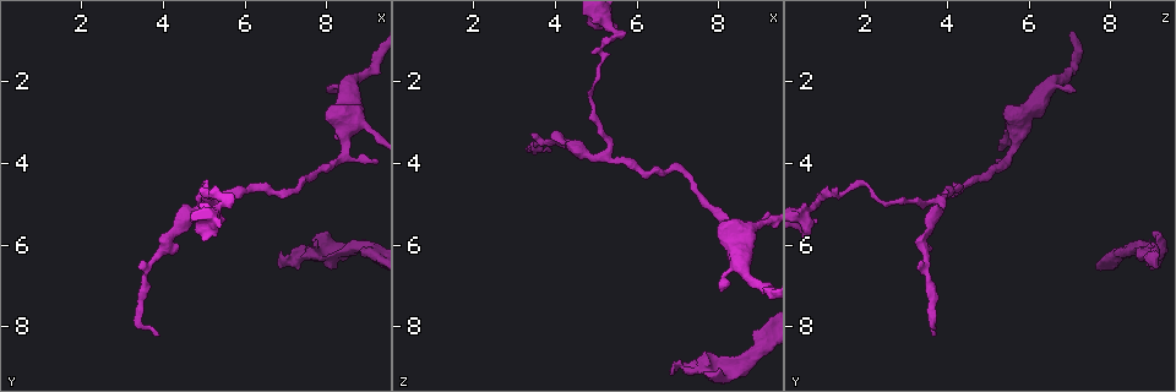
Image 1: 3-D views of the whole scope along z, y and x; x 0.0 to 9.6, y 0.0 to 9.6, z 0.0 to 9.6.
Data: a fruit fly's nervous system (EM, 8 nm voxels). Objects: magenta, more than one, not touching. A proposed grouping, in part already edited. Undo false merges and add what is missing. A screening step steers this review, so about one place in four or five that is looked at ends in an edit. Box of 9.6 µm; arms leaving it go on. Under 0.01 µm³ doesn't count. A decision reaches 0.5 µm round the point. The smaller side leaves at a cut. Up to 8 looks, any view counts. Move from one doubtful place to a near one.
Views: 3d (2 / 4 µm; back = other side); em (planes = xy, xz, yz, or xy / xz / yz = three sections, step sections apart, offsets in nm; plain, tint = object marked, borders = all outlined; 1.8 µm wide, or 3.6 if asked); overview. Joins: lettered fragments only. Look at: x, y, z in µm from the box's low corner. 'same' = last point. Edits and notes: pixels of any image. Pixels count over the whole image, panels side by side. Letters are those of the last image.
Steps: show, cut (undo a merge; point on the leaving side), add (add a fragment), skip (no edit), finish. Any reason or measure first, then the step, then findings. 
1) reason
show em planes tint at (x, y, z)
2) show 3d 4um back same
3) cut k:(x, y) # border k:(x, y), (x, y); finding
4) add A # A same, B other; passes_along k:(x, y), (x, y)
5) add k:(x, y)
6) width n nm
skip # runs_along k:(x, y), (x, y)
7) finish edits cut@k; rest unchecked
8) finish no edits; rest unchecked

end of a long branch
show em planes borders at (3.85, 8.20, 3.65)

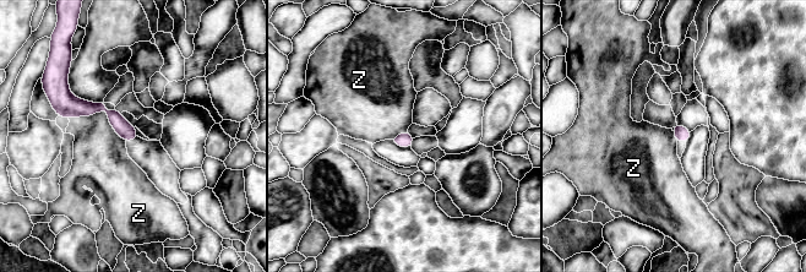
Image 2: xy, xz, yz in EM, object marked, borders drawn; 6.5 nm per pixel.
skip # Z other; runs_along 2:(61, 110), (104, 108), (134, 135); none of them fits

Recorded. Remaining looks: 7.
abrupt turn
show 3d 4um at (5.20, 4.85, 3.90)

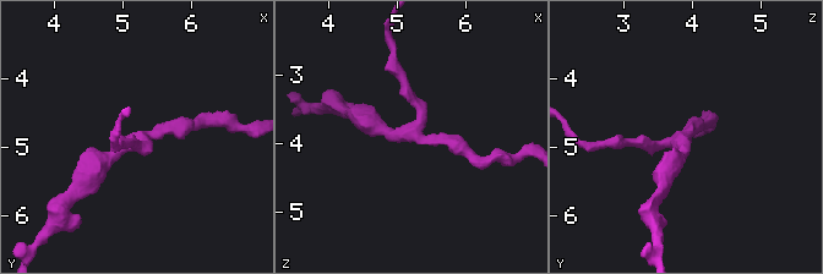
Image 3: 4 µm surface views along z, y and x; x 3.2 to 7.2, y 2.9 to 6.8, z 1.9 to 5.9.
arms 3; arm_widths 160, 180, 220 nm; now the EM
show em 3.6um xz step 4 plain at (5.25, 4.90, 3.85)

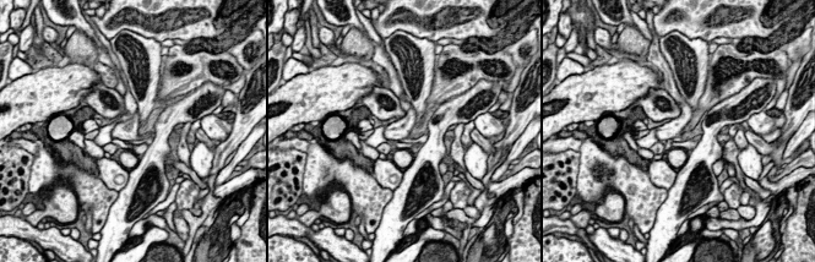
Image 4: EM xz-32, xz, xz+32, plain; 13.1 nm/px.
what lies round it
show em 3.6um xz step 4 borders same

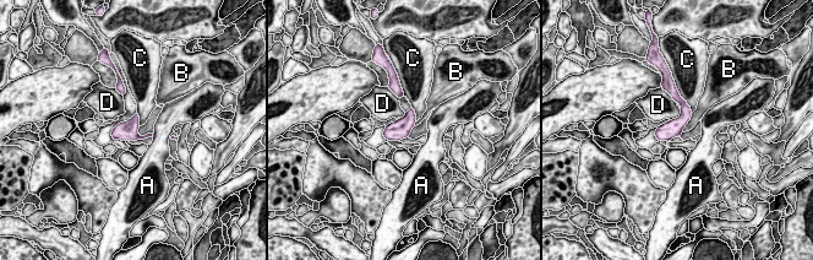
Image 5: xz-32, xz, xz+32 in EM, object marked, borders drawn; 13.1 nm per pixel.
width 240 nm
skip # A other, B other, C other, D other; border 5:(692, 113), (682, 131); continuous, no second cell

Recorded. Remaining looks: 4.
an open end
show em planes tint at (8.00, 2.20, 7.10)

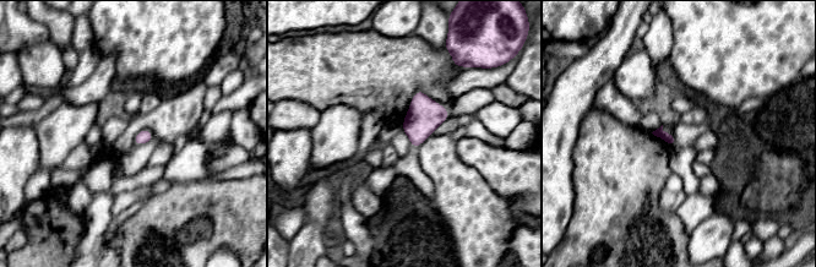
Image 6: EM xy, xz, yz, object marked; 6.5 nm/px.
show em planes borders same

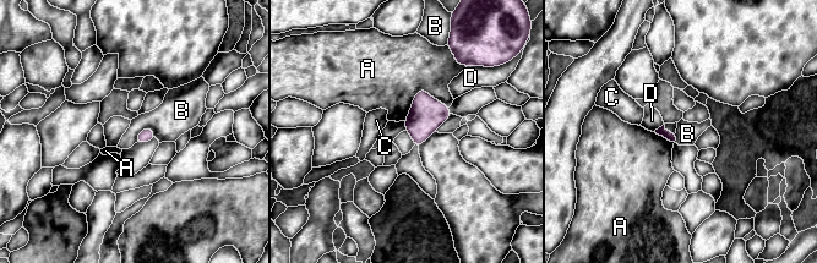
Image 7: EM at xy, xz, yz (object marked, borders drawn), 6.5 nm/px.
skip # A other, B other, C other, D other; border 7:(156, 133), (145, 127), (135, 142); no lettered fragment goes on from it

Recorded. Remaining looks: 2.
an open end
show em xz step 8 tint at (6.90, 6.25, 9.15)

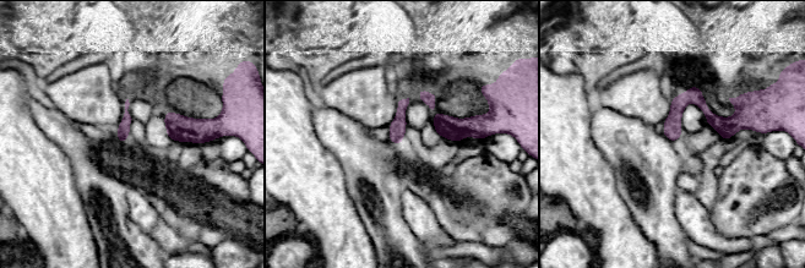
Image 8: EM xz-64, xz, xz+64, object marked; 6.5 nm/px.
cut it another way
show em planes borders same

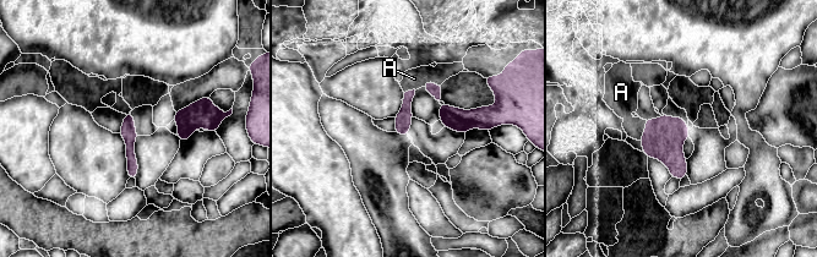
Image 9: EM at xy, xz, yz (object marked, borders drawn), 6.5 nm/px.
longest_contact A 140 nm
add A # A same; the cell continues

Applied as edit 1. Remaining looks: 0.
finish edits add@9; rest unchecked

